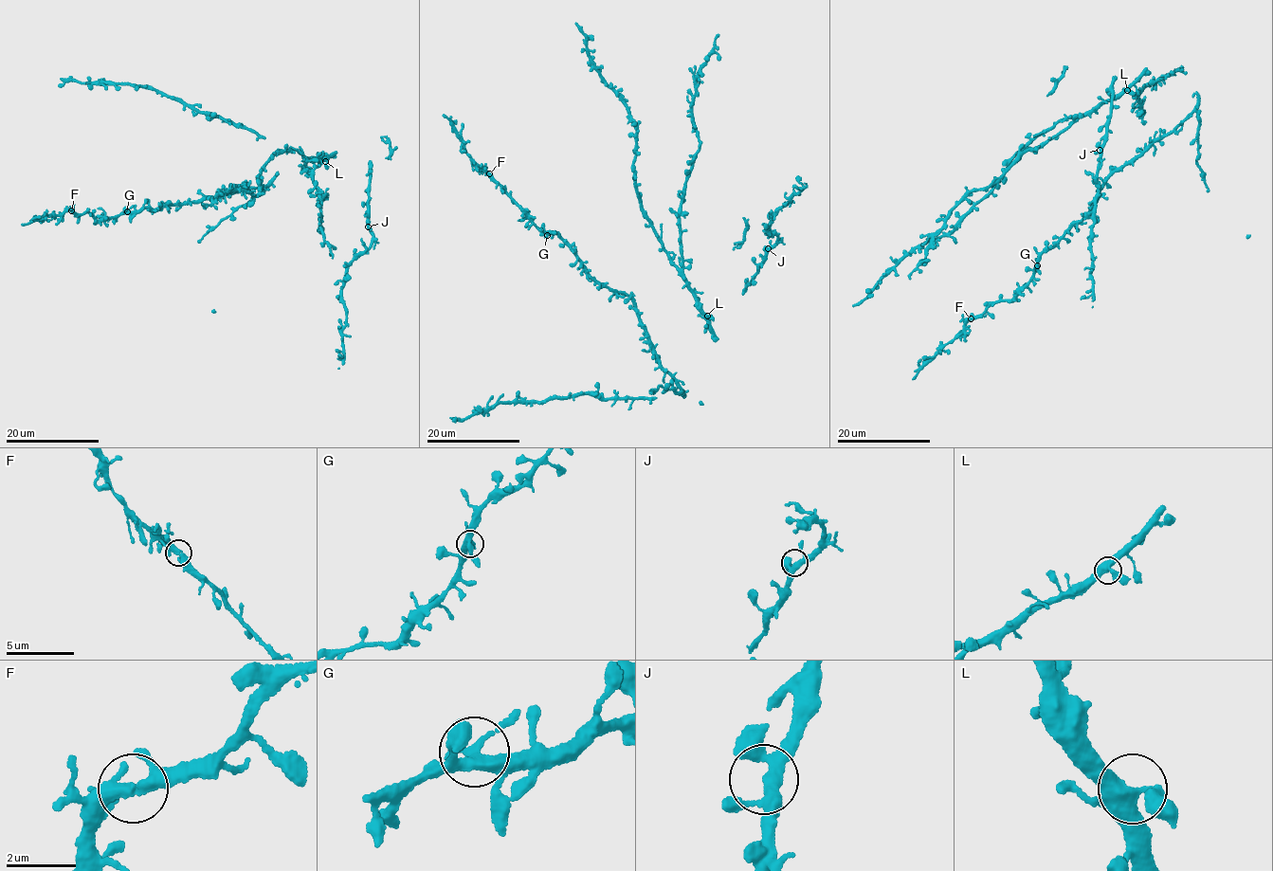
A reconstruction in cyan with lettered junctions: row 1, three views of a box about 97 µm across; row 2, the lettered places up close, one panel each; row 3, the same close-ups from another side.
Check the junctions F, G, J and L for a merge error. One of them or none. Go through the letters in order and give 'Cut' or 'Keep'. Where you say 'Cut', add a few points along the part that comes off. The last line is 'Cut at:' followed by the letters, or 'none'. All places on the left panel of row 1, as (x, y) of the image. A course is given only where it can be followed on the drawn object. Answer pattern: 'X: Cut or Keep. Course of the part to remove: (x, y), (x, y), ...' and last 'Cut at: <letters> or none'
F: Keep
G: Keep
J: Keep
L: Keep
Cut at: none

